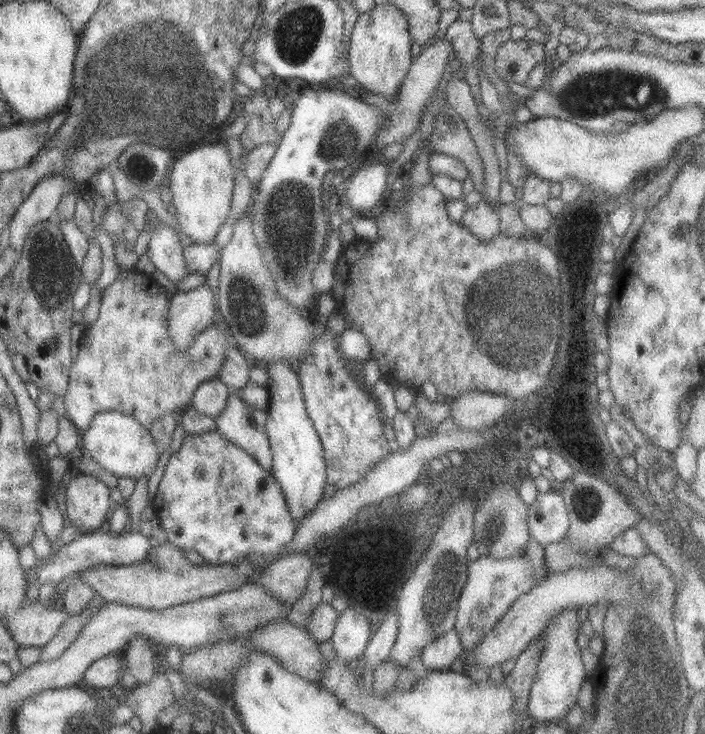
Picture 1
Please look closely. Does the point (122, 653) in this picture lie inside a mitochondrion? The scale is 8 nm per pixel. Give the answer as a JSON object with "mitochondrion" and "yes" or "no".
{"mitochondrion":"no"}

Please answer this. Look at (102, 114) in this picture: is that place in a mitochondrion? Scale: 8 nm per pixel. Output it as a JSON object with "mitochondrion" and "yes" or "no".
{"mitochondrion":"yes"}

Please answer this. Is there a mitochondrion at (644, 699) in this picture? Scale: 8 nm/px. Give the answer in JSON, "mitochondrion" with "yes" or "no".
{"mitochondrion":"yes"}

